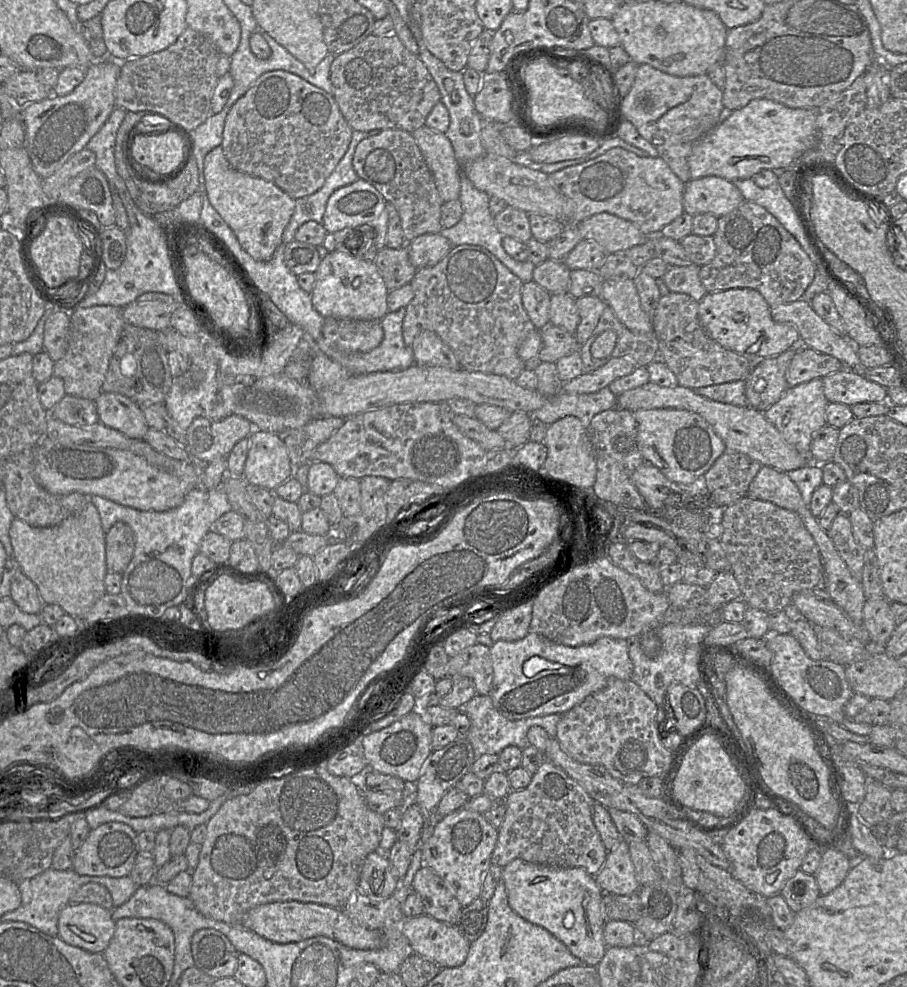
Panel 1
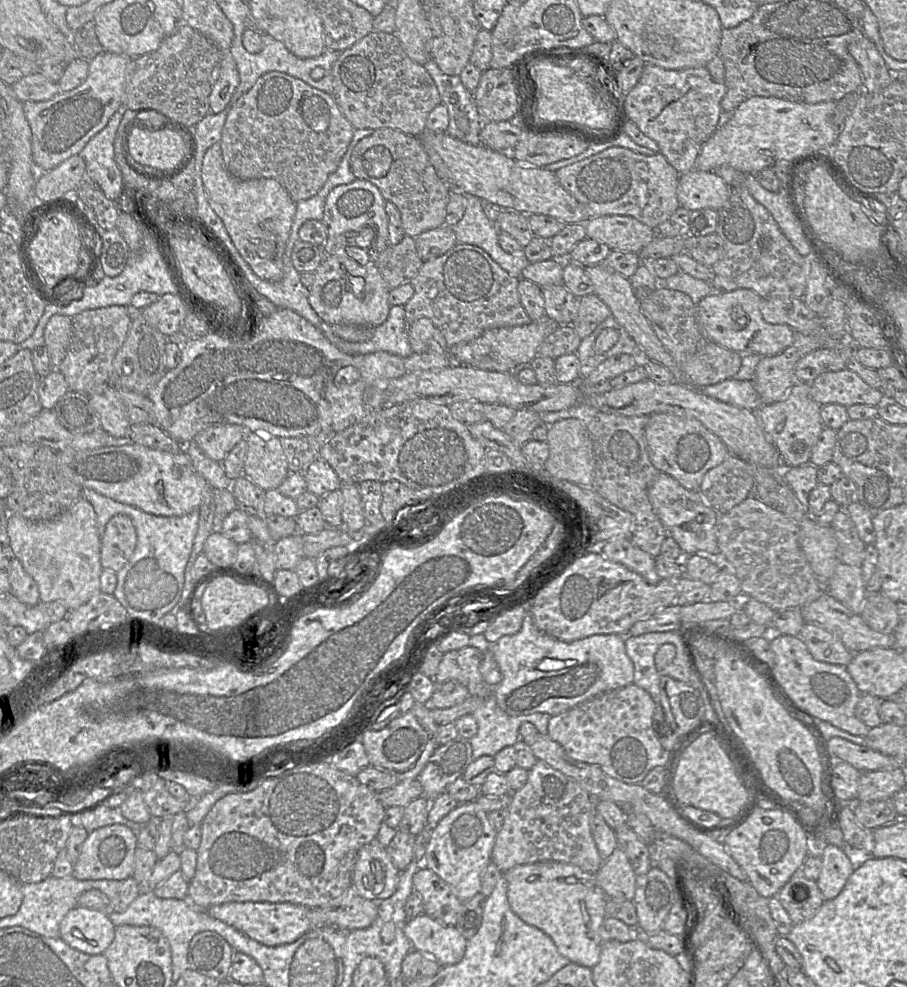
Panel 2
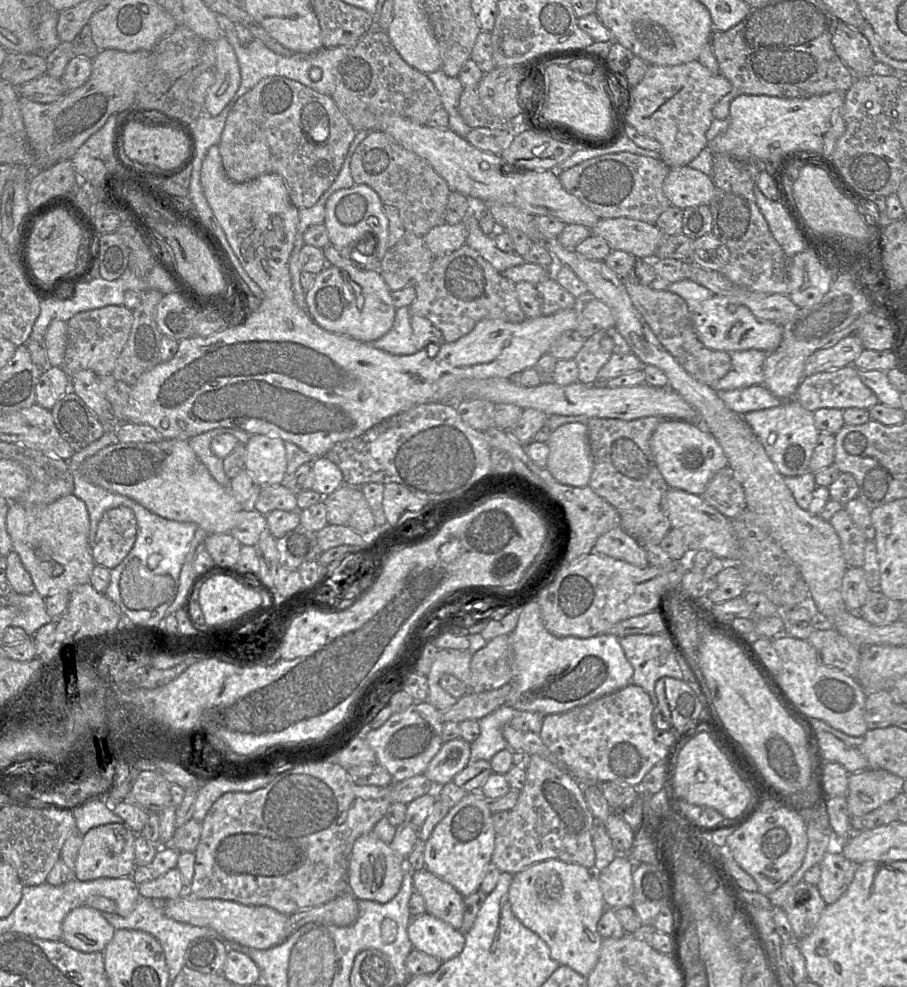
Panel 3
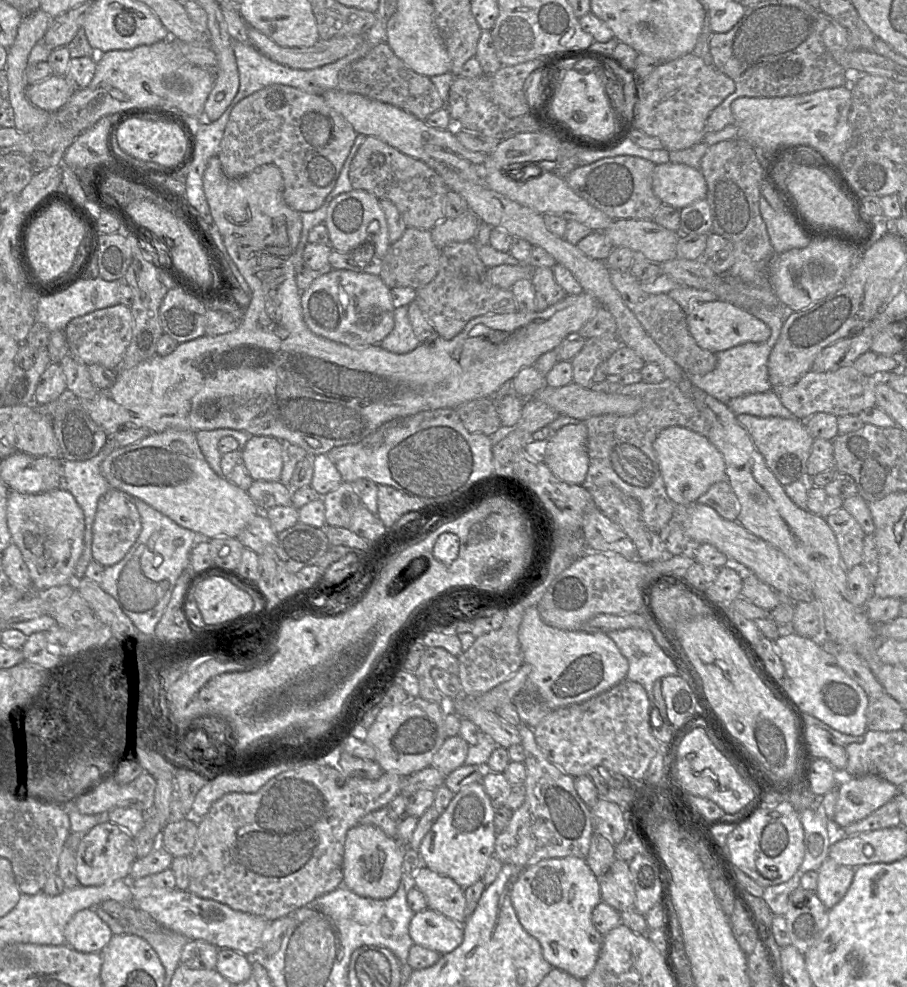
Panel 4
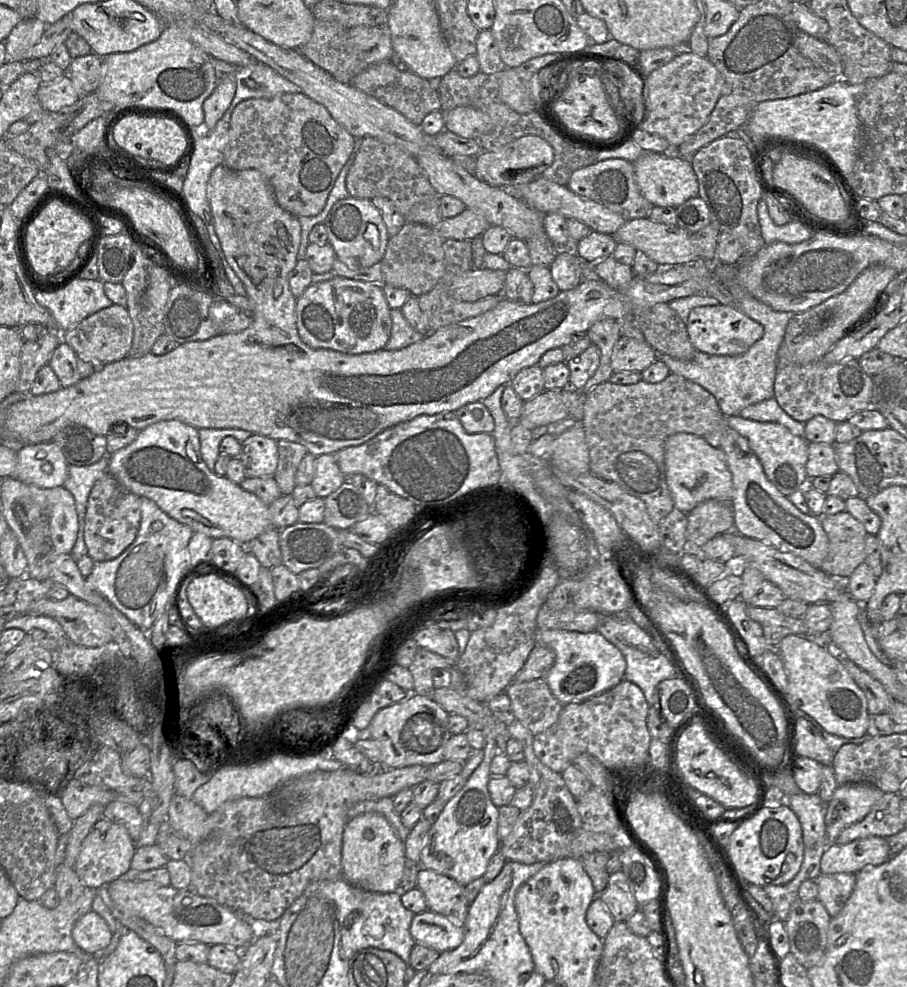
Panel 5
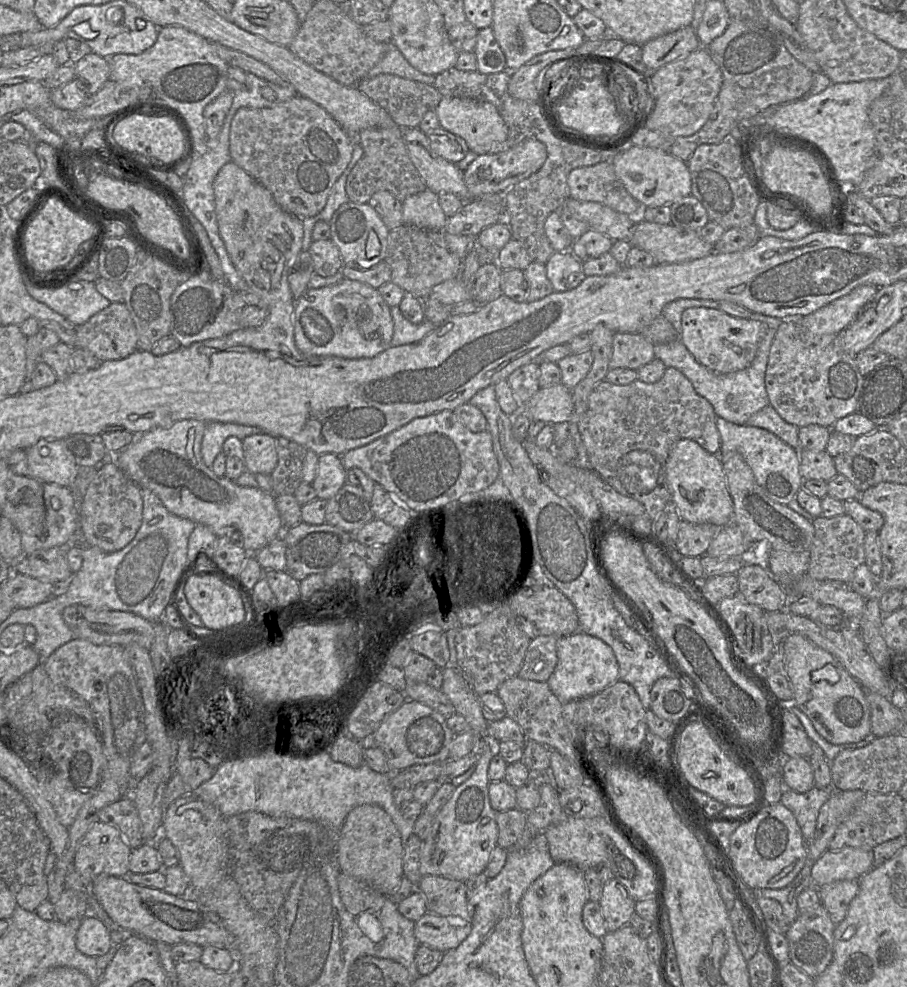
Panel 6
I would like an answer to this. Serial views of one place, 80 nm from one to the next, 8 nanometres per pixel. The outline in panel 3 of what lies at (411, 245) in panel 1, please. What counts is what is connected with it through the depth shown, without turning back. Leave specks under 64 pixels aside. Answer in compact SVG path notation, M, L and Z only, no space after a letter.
M463 222L444 223L433 227L423 240L434 257L452 252L466 244L467 230Z

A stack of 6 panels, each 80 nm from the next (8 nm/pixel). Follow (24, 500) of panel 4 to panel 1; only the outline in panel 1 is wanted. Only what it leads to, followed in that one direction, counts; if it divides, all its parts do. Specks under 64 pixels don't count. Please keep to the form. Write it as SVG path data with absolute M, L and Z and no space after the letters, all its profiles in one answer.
M92 502L53 527L34 527L15 518L9 535L14 559L37 586L44 605L59 605L66 614L82 621L82 617L106 593L106 534Z

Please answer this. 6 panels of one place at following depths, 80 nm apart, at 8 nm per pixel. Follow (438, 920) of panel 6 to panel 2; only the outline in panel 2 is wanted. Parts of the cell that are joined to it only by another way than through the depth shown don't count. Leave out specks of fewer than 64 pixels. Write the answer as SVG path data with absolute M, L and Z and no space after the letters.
M423 913L407 920L404 933L418 950L442 966L457 964L465 954L467 939L455 926L447 926Z

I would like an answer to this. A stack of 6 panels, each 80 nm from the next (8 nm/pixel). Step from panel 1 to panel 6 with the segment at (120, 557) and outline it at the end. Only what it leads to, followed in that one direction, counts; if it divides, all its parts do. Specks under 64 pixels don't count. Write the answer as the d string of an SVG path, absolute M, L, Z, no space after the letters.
M116 462L105 464L89 484L80 504L80 532L85 544L105 552L127 546L142 523L143 500L140 487L131 481Z

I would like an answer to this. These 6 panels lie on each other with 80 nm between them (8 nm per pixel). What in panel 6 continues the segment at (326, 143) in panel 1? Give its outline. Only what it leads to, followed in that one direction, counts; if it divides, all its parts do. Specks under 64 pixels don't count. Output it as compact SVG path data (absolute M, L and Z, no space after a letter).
M300 95L270 108L240 108L230 126L231 161L268 189L276 203L300 219L314 217L326 205L328 196L348 166L358 135L349 135L322 107Z

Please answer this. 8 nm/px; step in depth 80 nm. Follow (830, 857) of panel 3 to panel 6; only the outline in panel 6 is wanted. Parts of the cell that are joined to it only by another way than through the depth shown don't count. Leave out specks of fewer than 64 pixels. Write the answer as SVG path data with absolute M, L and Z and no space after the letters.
M841 880L818 887L820 903L837 925L843 921L848 907L859 890L859 880Z

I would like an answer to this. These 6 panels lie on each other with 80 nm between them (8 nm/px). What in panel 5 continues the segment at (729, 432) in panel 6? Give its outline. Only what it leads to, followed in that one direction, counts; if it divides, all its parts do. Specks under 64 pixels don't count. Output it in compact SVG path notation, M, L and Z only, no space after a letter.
M740 415L724 416L730 428L747 439L750 449L758 457L769 481L785 496L804 489L808 484L805 465L808 459L808 442L804 437L793 435L786 427L774 422L744 419Z

